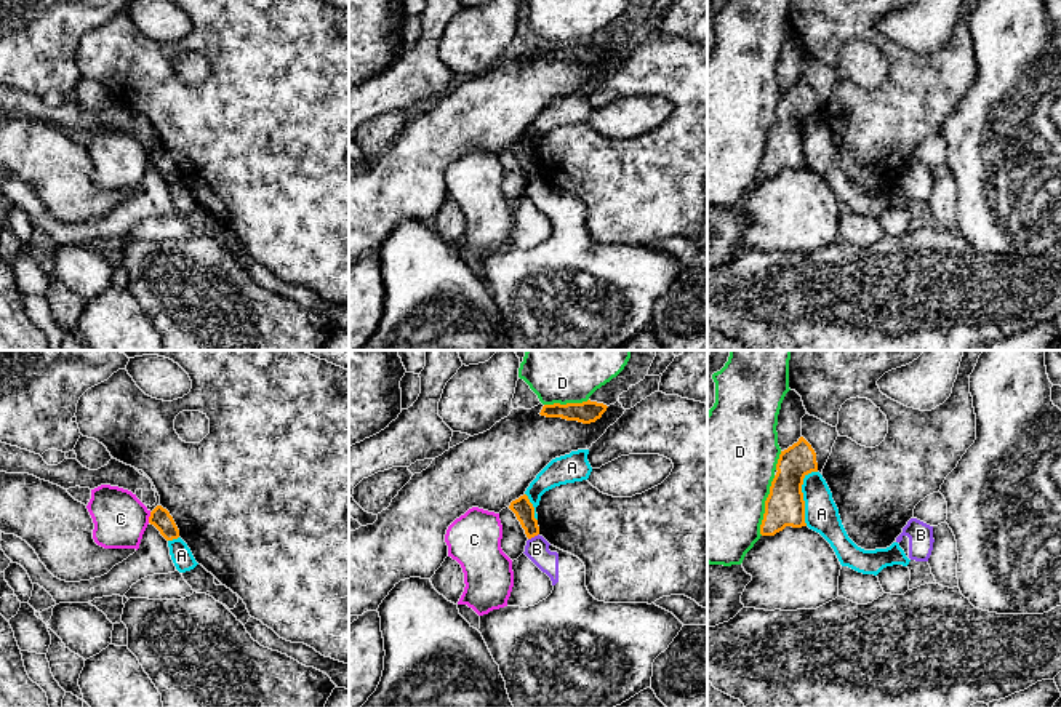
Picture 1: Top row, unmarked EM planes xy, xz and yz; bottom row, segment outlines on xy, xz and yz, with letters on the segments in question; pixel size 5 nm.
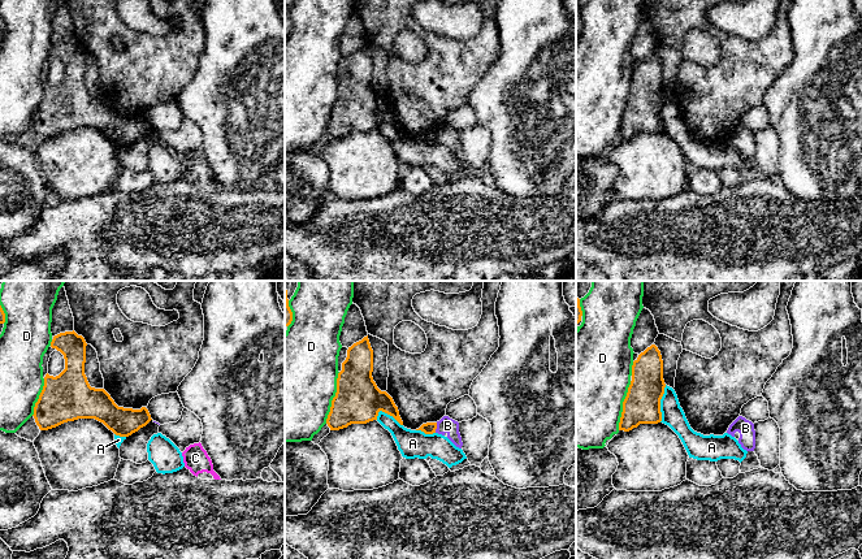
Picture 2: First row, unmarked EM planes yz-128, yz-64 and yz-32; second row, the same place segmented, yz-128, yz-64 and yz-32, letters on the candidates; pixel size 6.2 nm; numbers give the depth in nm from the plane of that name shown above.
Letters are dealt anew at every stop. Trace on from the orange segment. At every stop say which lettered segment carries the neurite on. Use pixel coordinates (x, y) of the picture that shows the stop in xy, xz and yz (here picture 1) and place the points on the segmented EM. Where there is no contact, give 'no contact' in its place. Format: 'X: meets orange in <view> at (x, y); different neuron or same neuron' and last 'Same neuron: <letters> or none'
A: meets orange in yz at (802, 496); different neuron
B: meets orange in xz at (533, 536); different neuron
C: meets orange in xy at (149, 517); different neuron
D: meets orange in yz at (765, 506); different neuron
Same neuron: none

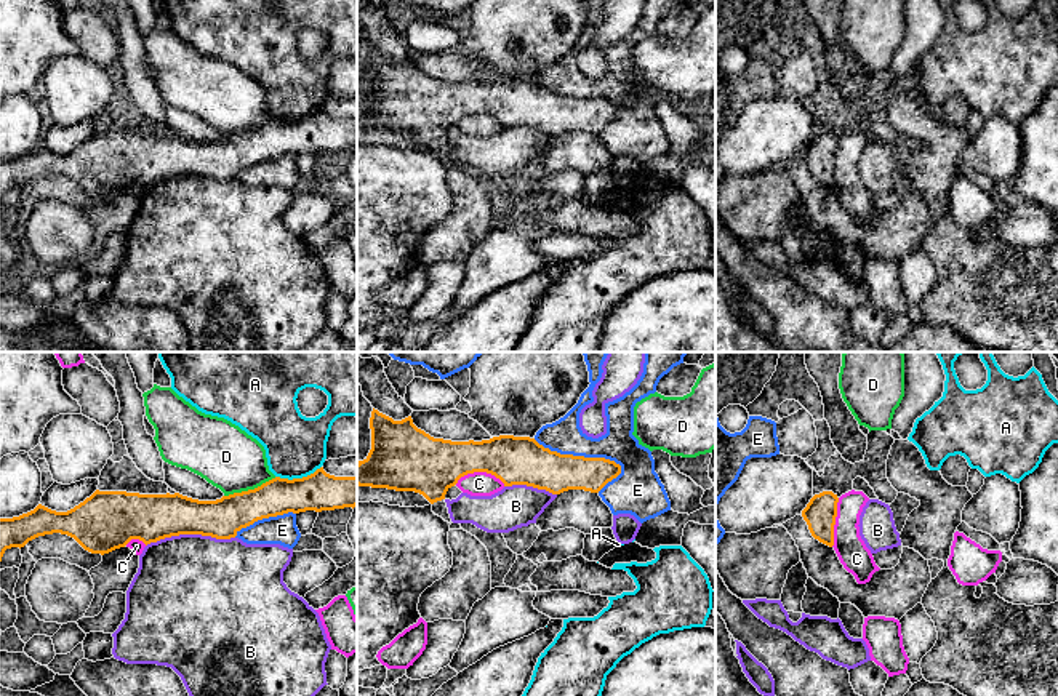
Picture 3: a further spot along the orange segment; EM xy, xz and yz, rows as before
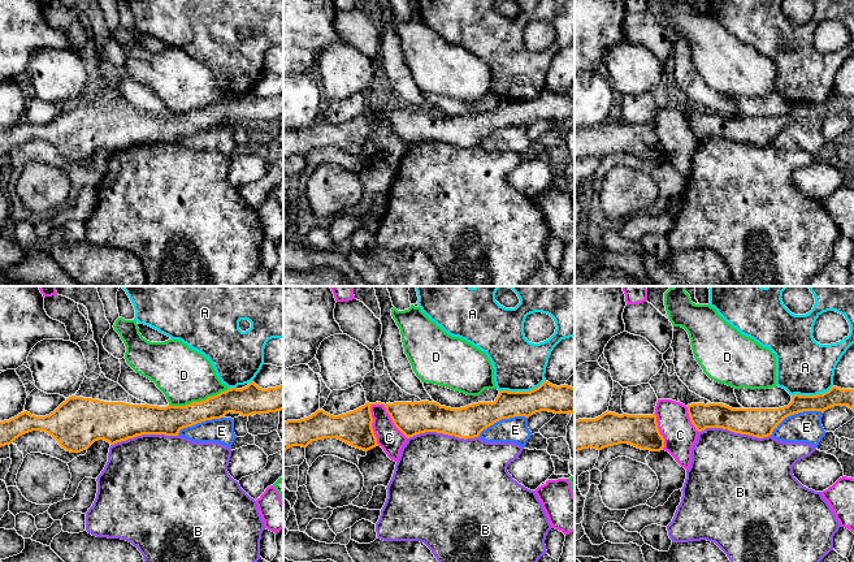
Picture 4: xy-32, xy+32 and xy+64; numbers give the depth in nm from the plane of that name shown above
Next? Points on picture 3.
A: meets orange in xy at (298, 479); different neuron
B: meets orange in xy at (189, 533); different neuron
C: meets orange in xz at (480, 471); different neuron
D: meets orange in xy at (250, 490); different neuron
E: meets orange in xz at (580, 456); different neuron
Same neuron: none

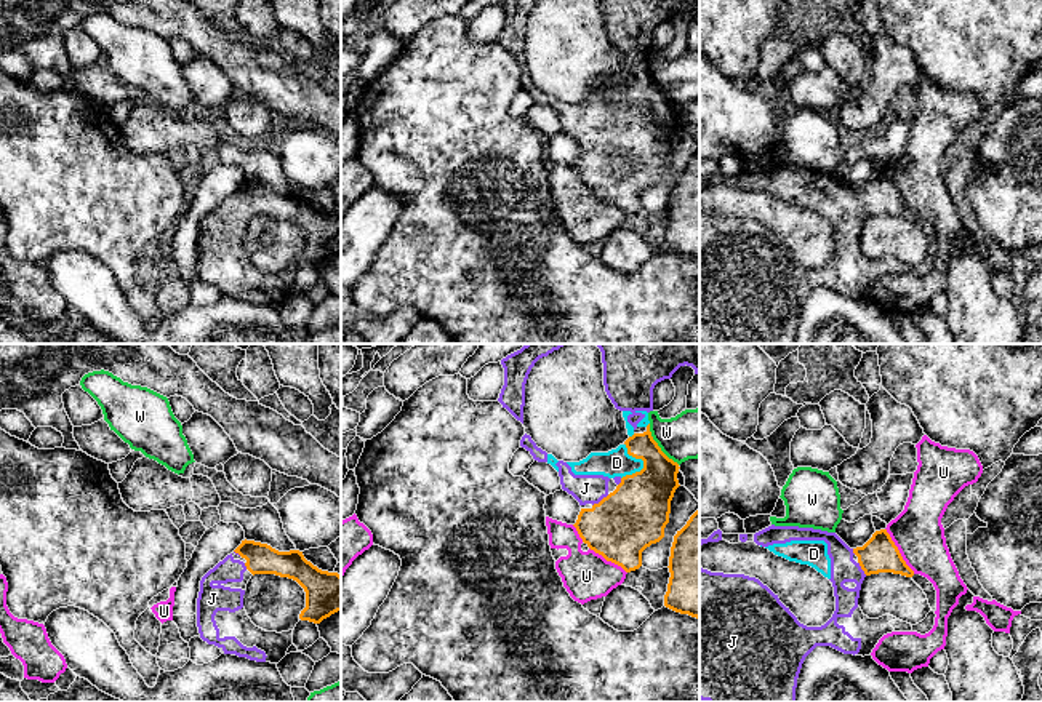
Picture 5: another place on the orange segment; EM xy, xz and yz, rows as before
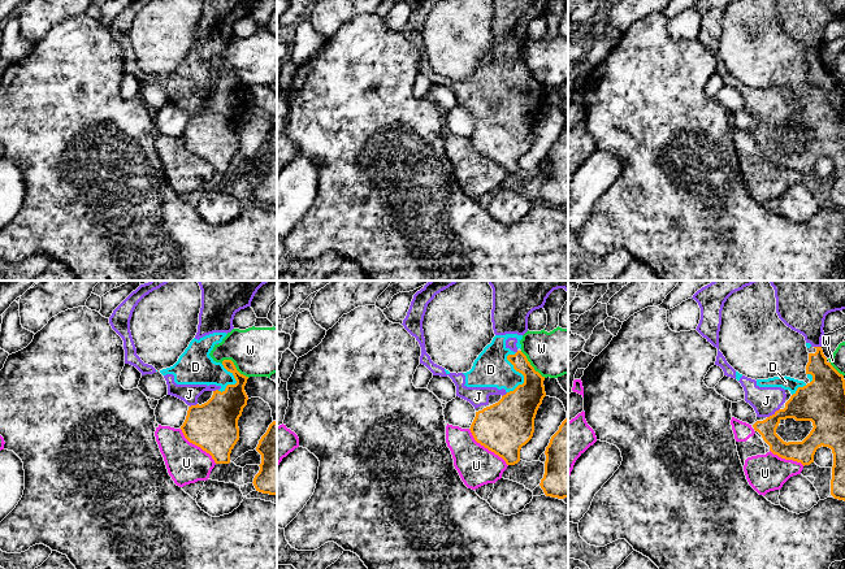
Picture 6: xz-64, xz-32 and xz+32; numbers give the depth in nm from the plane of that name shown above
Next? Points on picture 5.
D: meets orange in xz at (644, 462); same neuron
J: meets orange in xz at (602, 499); same neuron
U: meets orange in yz at (898, 550); different neuron
W: meets orange in xz at (658, 446); different neuron
Same neuron: D, J

